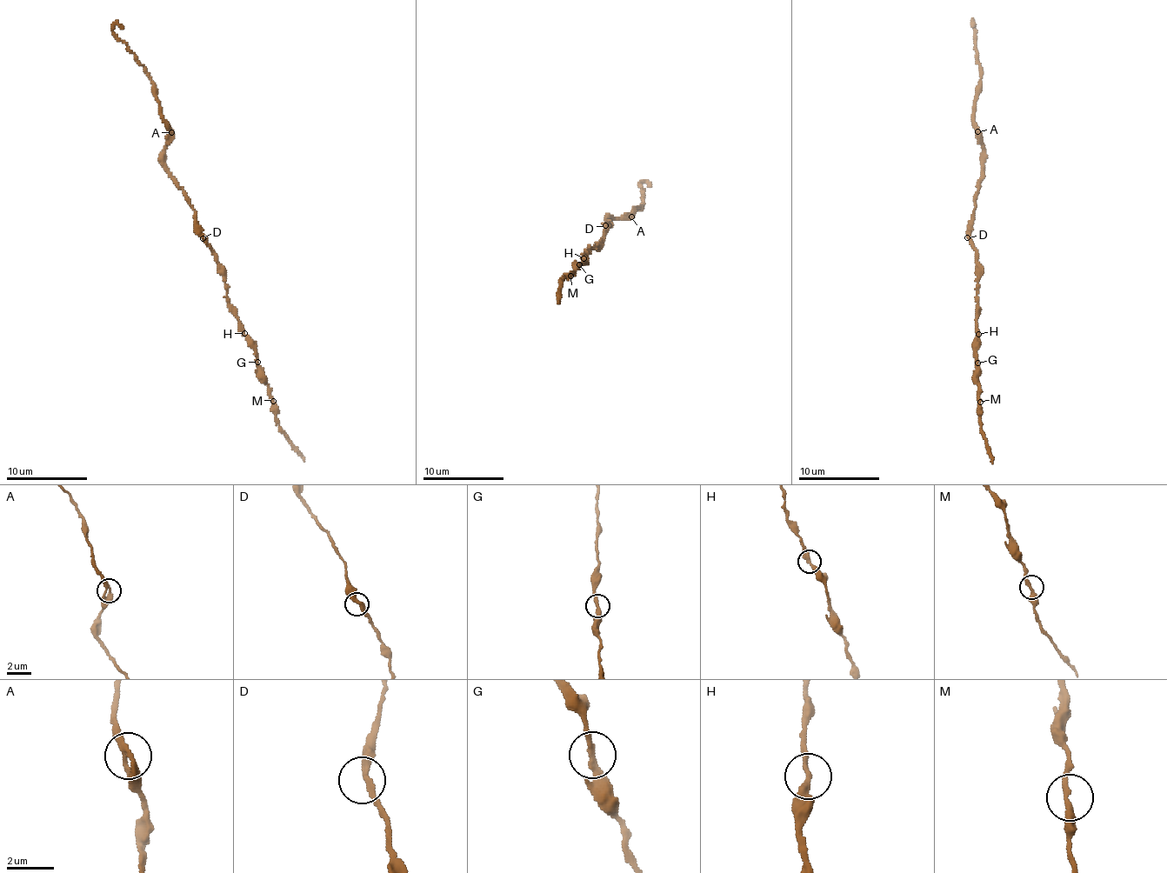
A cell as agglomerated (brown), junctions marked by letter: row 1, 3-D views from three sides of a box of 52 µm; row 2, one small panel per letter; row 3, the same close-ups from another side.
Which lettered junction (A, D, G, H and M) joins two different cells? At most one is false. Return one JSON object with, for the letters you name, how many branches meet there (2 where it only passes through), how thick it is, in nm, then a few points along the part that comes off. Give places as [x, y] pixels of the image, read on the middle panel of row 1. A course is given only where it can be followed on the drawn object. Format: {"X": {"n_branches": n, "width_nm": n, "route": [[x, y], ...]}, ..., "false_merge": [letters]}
{"false_merge": []}

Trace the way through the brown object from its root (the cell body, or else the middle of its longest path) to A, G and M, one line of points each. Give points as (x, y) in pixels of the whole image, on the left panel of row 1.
A: (204, 238), (190, 199), (164, 163), (164, 146), (171, 132)
G: (204, 238), (217, 263), (217, 272), (223, 276), (230, 311), (238, 319), (238, 331), (255, 349), (257, 362)
M: (204, 238), (223, 276), (230, 311), (255, 349), (257, 376), (273, 401)

